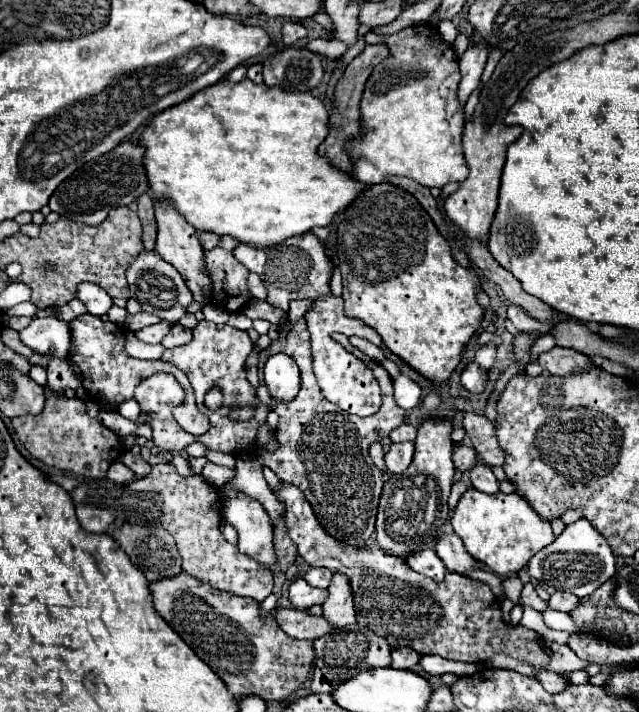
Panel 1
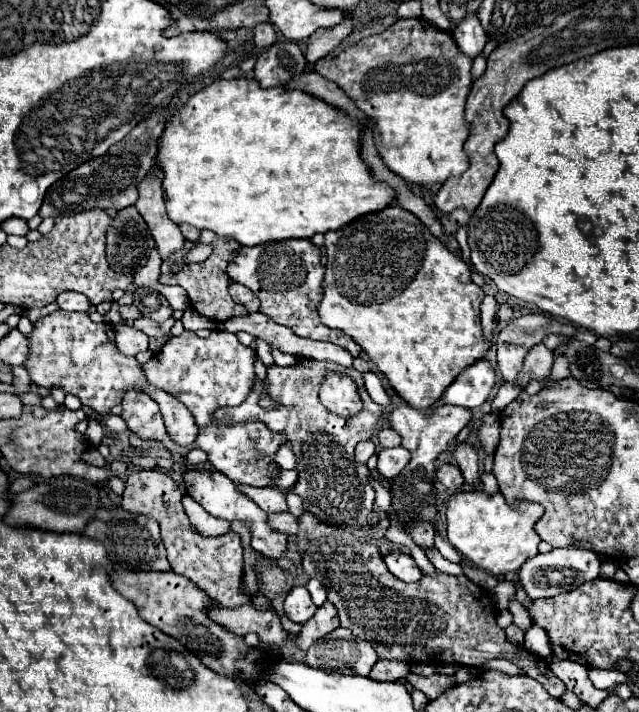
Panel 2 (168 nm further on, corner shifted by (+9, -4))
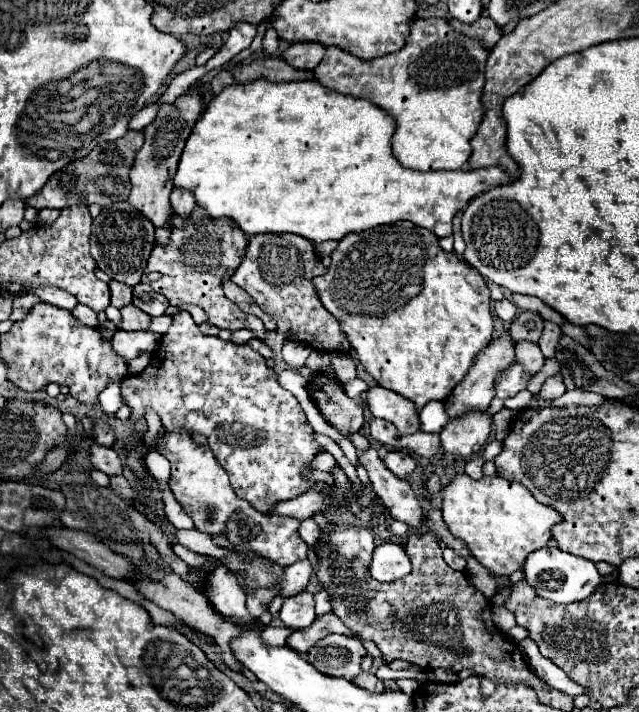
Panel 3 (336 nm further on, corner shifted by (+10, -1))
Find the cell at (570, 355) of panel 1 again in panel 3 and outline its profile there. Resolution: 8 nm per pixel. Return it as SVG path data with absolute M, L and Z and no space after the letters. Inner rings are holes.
M518 342L516 344L516 360L524 368L526 374L536 374L544 366L544 356L538 344Z

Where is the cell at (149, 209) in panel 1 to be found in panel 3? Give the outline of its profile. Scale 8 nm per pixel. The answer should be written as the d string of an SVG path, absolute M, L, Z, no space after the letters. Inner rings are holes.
M116 202L102 208L100 216L94 218L90 244L92 244L90 248L92 258L96 260L100 270L104 270L118 282L134 286L140 282L144 266L154 248L154 226L142 212L132 208L128 202Z

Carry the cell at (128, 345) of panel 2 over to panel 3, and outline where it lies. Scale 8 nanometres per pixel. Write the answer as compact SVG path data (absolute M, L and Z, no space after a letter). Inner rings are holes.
M116 330L112 336L112 346L114 350L124 356L126 362L132 358L140 356L142 352L154 352L160 344L160 334L156 332L126 332L126 330Z

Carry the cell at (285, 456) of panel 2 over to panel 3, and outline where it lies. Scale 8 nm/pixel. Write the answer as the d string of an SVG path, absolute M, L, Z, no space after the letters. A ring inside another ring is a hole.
M318 454L318 458L312 460L312 468L322 470L322 472L332 472L334 466L336 466L336 460L332 454Z

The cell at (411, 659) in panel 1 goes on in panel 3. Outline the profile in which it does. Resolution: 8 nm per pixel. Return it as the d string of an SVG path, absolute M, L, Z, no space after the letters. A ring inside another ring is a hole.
M360 672L356 678L354 678L354 684L362 686L362 688L368 688L368 690L374 690L374 692L382 692L384 690L384 682L372 672Z

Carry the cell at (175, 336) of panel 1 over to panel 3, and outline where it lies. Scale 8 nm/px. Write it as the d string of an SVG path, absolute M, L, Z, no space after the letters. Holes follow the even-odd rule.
M126 306L120 310L122 320L118 322L118 328L122 330L148 330L150 328L150 316L146 312L140 312L136 306Z

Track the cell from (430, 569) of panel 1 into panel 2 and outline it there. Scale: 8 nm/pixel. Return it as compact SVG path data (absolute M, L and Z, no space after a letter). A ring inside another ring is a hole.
M389 551L383 557L387 569L401 581L405 583L417 583L421 579L421 569L417 567L417 563L413 561L413 557L409 553L403 551Z

